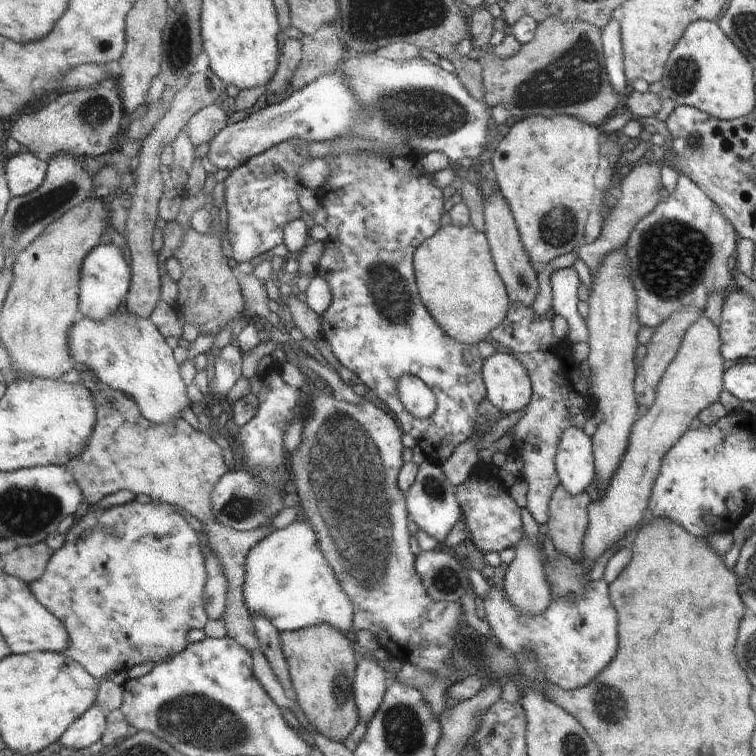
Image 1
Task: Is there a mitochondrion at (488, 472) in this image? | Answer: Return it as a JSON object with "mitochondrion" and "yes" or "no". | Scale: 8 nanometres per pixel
{"mitochondrion":"no"}

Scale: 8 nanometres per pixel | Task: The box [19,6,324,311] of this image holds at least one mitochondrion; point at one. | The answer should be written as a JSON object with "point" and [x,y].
{"point":[180,43]}

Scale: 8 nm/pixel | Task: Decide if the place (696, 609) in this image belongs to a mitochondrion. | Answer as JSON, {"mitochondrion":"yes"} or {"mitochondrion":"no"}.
{"mitochondrion":"no"}

